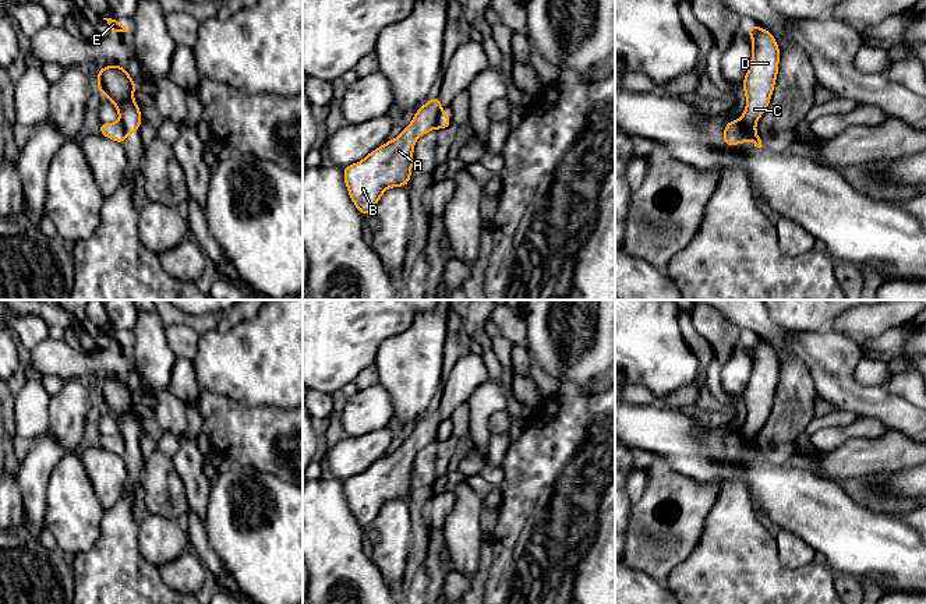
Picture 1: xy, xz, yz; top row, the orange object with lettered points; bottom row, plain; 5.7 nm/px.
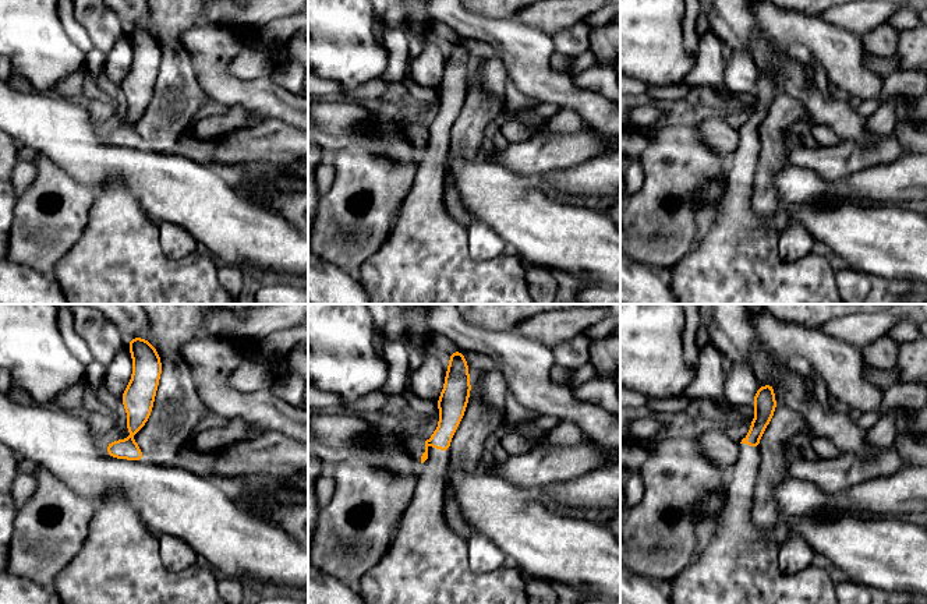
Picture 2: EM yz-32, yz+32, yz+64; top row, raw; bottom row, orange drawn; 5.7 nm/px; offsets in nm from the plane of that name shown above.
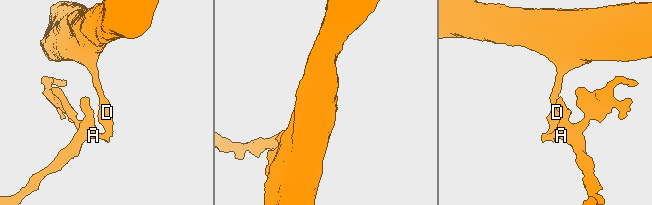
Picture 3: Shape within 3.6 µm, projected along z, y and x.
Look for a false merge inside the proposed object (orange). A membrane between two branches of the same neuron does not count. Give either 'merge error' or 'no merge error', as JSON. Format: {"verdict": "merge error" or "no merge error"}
{"verdict": "merge error"}

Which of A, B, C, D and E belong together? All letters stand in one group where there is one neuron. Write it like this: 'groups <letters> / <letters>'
groups A B / C D E

